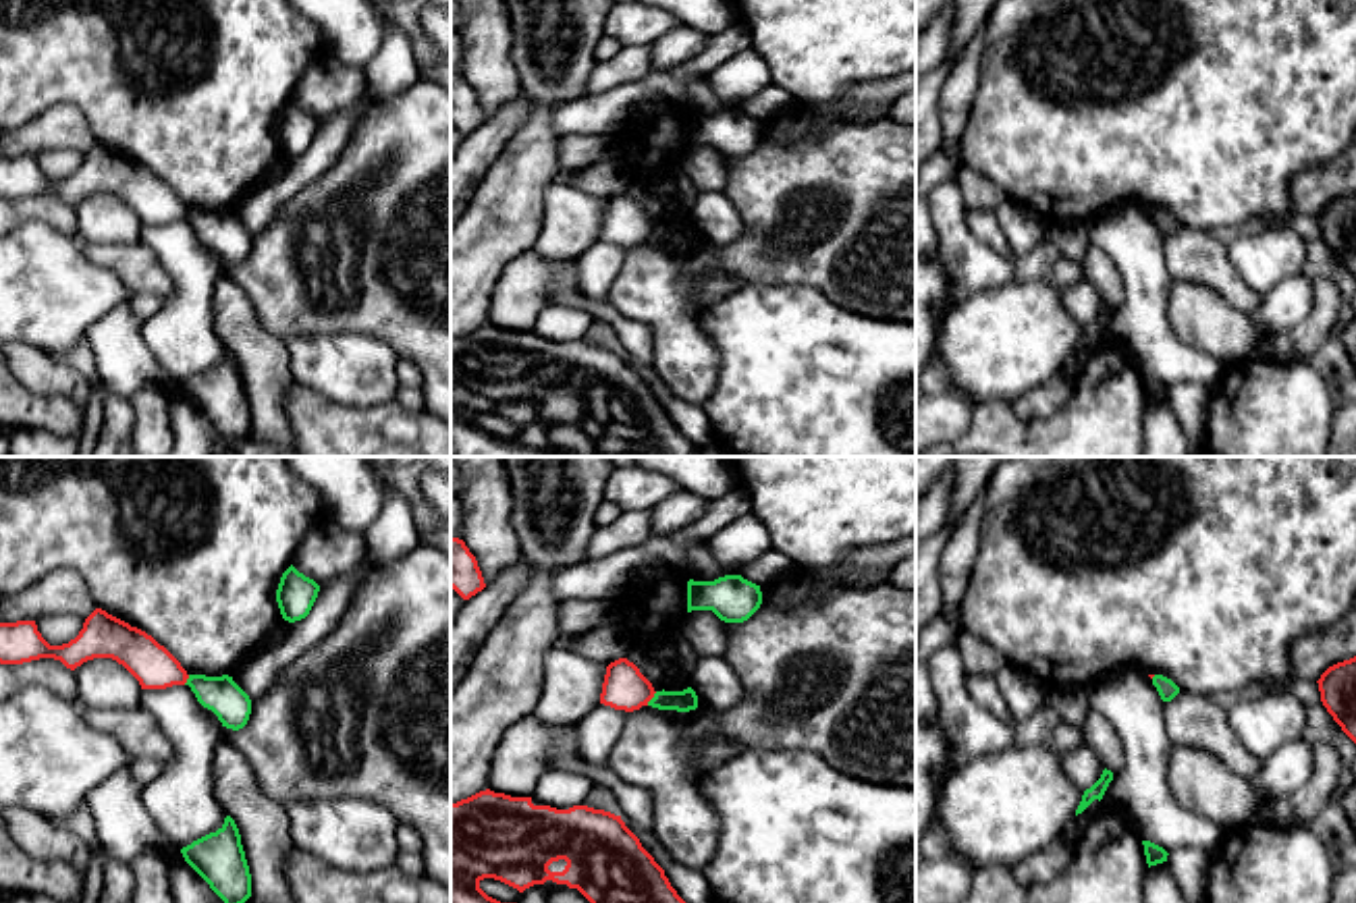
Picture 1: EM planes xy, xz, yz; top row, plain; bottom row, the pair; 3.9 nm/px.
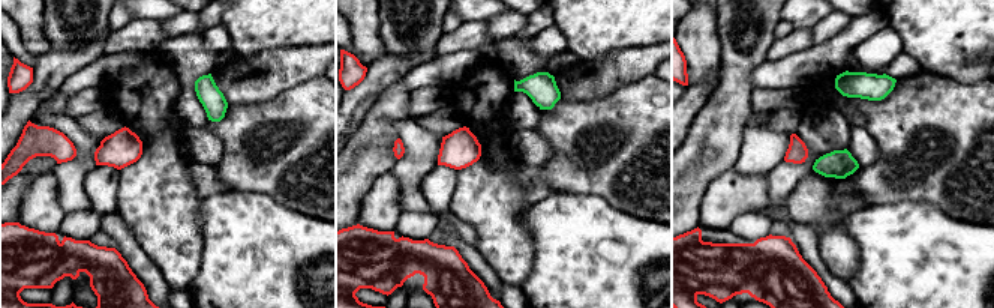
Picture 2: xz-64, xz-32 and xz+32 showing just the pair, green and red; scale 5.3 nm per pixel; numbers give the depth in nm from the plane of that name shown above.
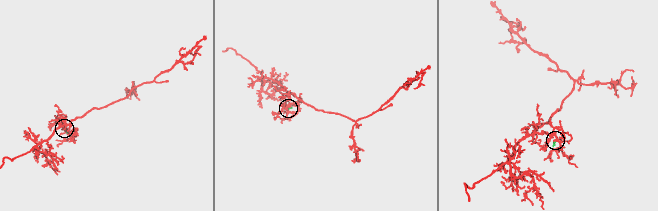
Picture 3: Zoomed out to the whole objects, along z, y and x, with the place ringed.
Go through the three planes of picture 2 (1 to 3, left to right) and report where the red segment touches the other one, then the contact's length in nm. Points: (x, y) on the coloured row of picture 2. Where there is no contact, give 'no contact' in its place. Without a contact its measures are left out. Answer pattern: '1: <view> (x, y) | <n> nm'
1: no contact
2: no contact
3: no contact

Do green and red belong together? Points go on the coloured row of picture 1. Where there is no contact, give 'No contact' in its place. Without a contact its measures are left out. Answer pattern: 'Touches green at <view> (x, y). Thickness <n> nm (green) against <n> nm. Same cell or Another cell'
Touches green at xz (653, 698). Thickness 90 nm (green) against 170 nm. Another cell

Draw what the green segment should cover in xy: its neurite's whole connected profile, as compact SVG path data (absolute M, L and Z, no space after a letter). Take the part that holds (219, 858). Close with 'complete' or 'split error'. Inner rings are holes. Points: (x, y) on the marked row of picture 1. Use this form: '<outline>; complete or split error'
M230 816L216 832L193 841L181 853L224 903L245 903L251 897L249 866Z; complete

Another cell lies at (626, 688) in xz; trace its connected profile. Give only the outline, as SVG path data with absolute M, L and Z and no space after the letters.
M619 658L606 666L600 704L615 710L633 712L654 697L652 683L627 658Z

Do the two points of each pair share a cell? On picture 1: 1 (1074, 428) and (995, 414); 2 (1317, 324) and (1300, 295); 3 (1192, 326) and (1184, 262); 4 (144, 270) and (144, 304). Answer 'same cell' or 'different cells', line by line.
1: same cell
2: different cells
3: different cells
4: different cells

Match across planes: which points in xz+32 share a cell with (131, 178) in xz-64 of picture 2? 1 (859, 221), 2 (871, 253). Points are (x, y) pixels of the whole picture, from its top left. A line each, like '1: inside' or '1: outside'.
1: outside
2: outside

